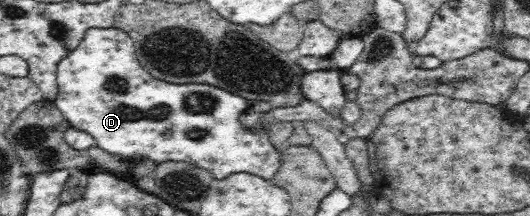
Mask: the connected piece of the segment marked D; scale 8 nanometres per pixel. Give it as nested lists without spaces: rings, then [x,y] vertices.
[[[107,27],[86,30],[84,39],[57,66],[57,87],[58,96],[53,101],[55,107],[72,127],[90,134],[97,146],[110,154],[124,158],[144,156],[156,163],[170,160],[189,162],[210,170],[216,178],[222,179],[234,172],[250,172],[271,180],[279,171],[279,149],[272,146],[267,131],[259,127],[246,129],[238,119],[251,108],[251,102],[212,85],[174,84],[154,78],[138,64],[132,38],[121,29]]]

